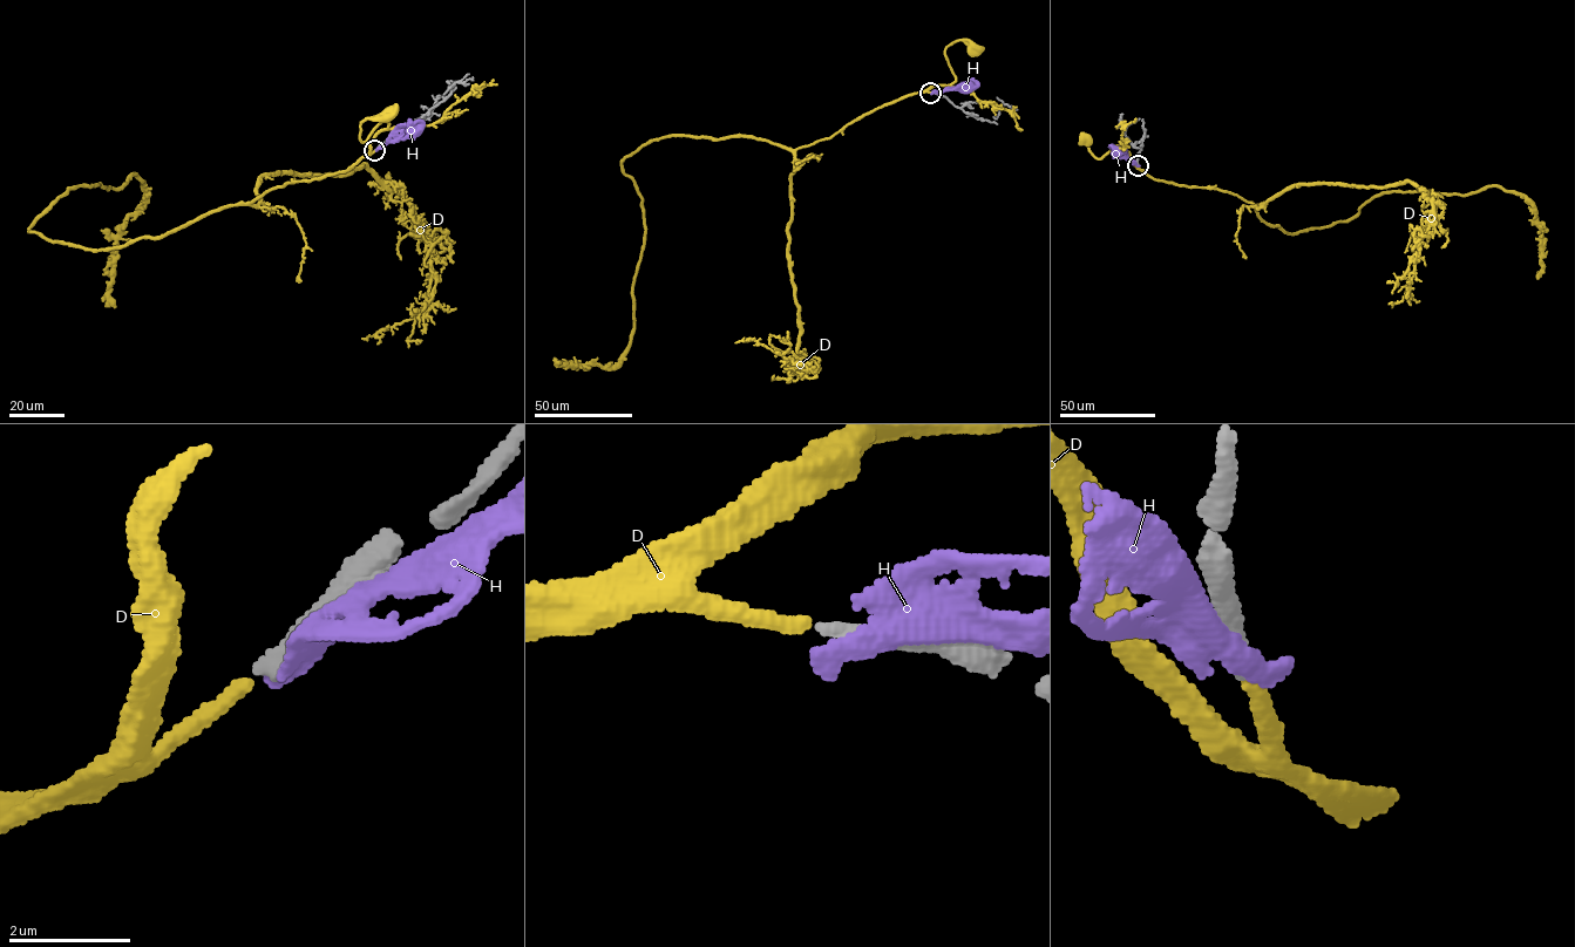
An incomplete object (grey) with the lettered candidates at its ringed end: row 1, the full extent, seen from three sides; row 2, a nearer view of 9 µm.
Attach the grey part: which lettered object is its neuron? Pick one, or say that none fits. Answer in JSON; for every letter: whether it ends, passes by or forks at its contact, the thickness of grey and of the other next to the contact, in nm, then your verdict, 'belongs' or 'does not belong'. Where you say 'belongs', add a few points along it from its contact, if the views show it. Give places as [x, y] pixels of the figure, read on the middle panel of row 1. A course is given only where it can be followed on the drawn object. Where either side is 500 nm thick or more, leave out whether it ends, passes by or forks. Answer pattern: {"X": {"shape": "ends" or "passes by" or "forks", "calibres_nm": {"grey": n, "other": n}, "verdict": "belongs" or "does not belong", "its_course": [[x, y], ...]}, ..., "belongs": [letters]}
{"D": {"shape": "ends", "calibres_nm": {"grey": 280, "other": 240}, "verdict": "belongs", "its_course": [[930, 93], [927, 90], [934, 86], [955, 81], [944, 54], [946, 47], [963, 40], [975, 50]]}, "H": {"shape": "passes by", "calibres_nm": {"grey": 300, "other": 440}, "verdict": "does not belong"}, "belongs": ["D"]}

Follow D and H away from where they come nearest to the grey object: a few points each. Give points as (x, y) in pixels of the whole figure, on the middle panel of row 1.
D: (930, 93), (927, 90), (934, 86), (955, 81), (944, 54), (946, 47), (963, 40), (975, 50)
H: (932, 93), (969, 87)

